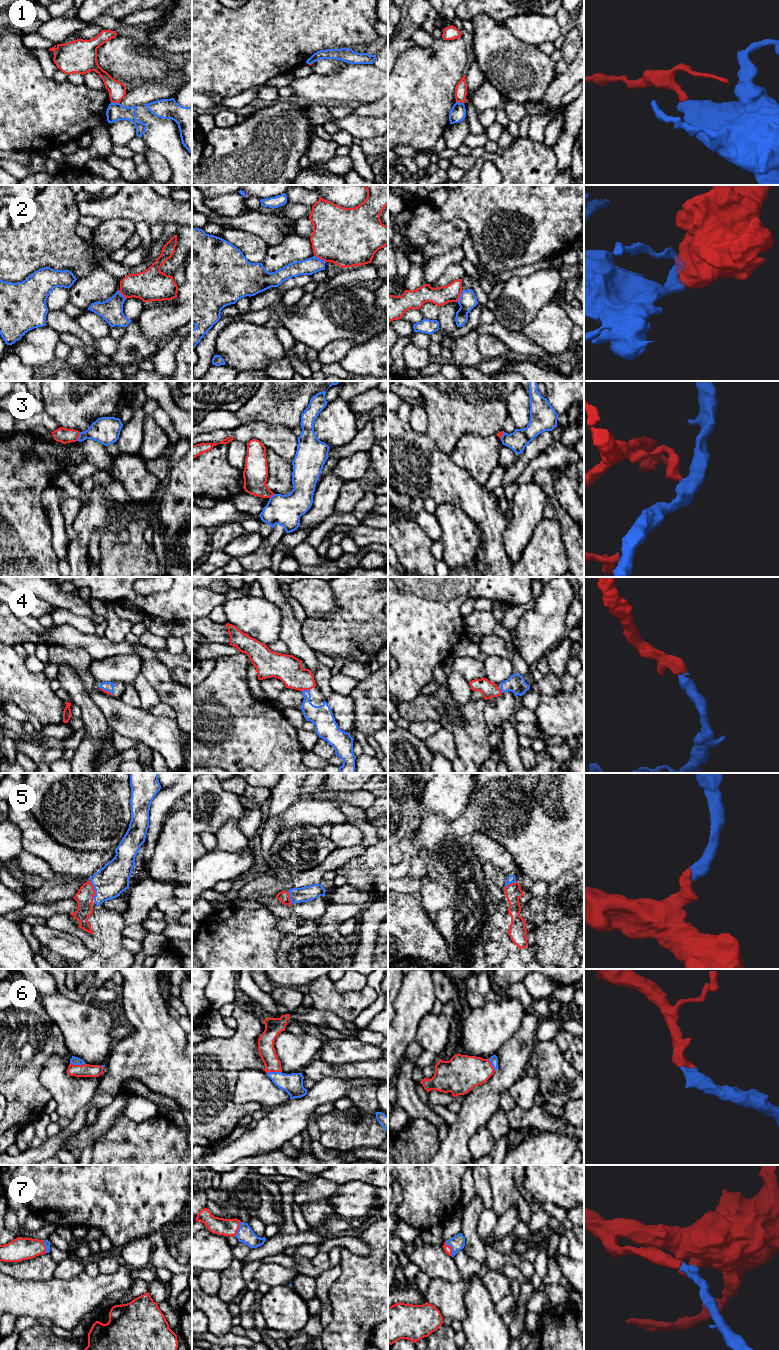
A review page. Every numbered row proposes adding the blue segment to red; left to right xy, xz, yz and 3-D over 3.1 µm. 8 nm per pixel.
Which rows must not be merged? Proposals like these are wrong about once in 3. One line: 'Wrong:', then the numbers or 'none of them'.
Wrong: 1, 2, 3

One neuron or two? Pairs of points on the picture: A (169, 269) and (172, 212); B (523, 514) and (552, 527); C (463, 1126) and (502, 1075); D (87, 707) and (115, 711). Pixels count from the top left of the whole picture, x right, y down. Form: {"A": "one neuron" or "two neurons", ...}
{"A": "two neurons", "B": "two neurons", "C": "one neuron", "D": "two neurons"}

